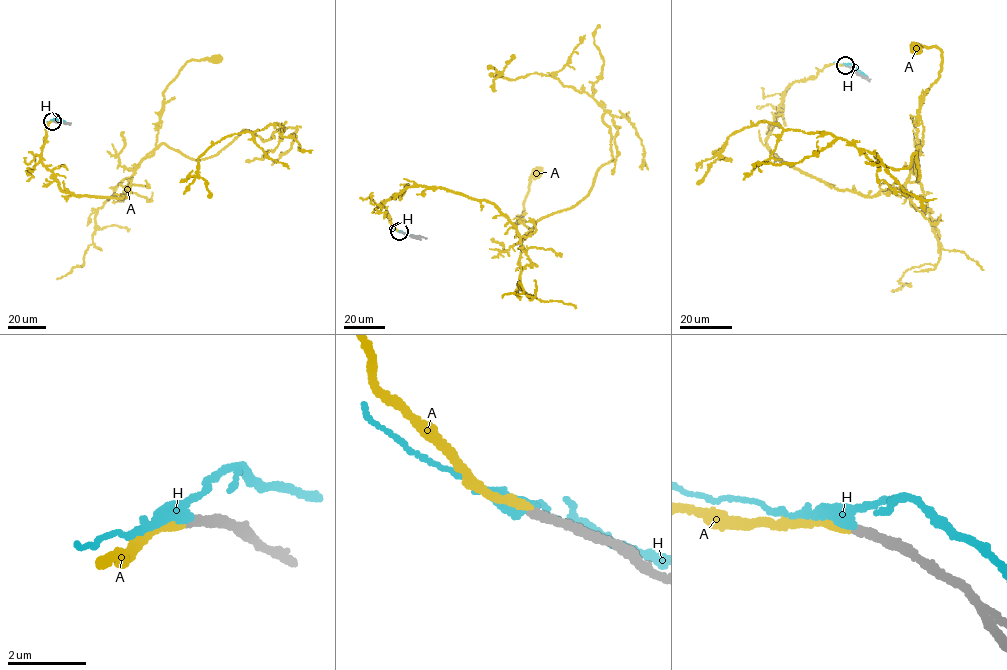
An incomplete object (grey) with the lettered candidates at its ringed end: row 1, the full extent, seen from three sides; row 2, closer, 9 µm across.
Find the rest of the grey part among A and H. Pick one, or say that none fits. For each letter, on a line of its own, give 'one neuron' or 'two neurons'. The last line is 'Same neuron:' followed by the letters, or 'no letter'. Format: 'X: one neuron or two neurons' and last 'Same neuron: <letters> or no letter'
A: one neuron
H: two neurons
Same neuron: A

